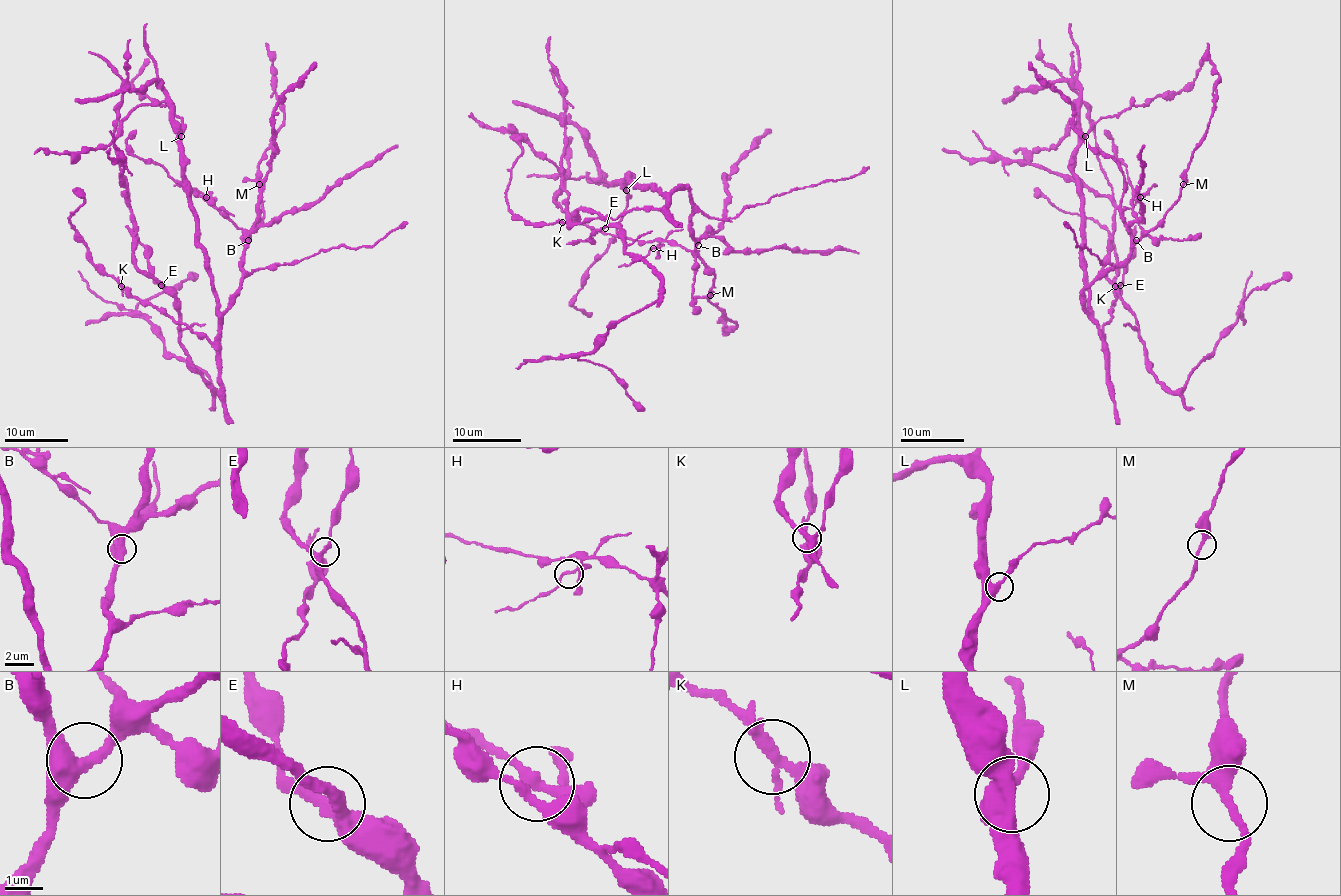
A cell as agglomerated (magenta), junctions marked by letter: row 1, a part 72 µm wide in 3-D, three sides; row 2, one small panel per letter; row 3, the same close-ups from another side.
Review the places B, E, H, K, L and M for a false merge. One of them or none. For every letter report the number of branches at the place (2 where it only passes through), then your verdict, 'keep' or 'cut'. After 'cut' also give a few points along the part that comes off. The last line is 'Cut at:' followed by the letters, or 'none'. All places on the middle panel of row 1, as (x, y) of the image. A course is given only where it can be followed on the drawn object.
B: branches 3; keep
E: branches 3; keep
H: branches 3; keep
K: branches 3; keep
L: branches 3; keep
M: branches 3; keep
Cut at: none

